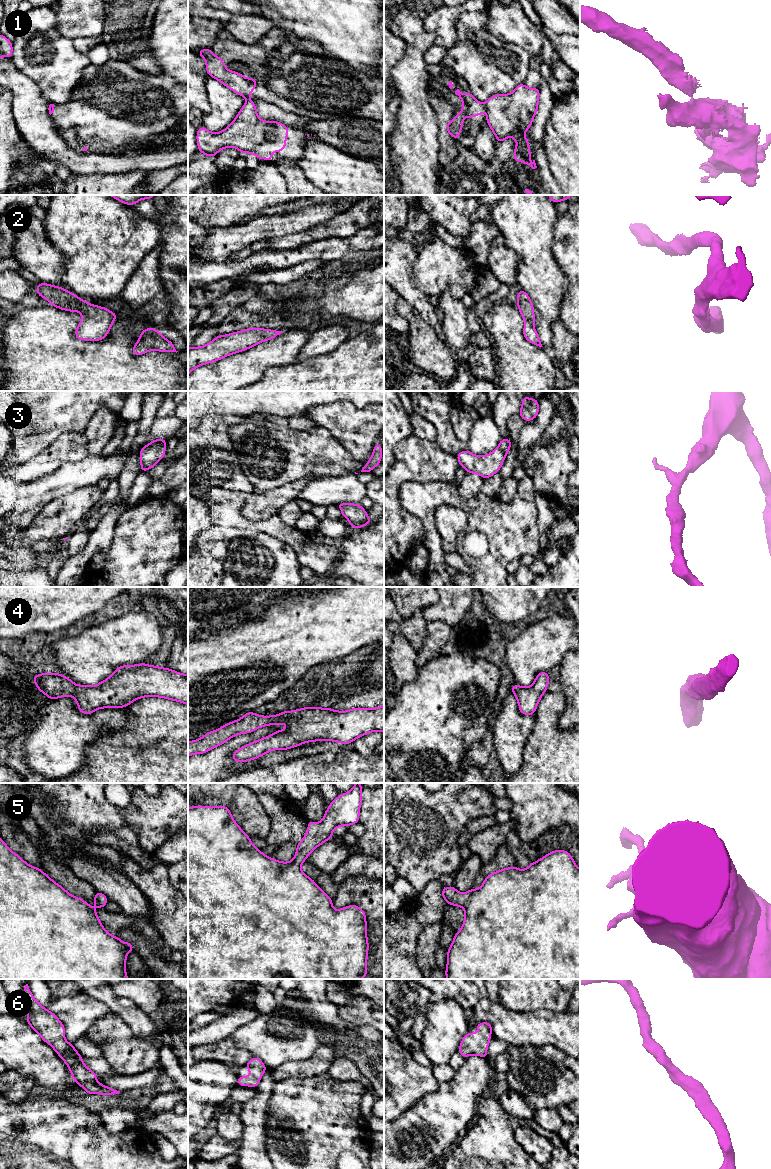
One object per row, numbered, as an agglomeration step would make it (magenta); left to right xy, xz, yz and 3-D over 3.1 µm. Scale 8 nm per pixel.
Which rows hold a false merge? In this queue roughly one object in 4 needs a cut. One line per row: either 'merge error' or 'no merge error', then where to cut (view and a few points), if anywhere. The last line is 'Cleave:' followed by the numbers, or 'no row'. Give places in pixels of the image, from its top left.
1: merge error; cut in yz along (484, 104), (487, 110)
2: no merge error; no cut
3: no merge error; no cut
4: no merge error; no cut
5: no merge error; no cut
6: no merge error; no cut
Cleave: 1

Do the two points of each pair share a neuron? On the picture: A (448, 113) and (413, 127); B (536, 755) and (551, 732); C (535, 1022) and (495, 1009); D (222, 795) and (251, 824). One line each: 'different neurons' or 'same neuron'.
A: different neurons
B: same neuron
C: same neuron
D: same neuron

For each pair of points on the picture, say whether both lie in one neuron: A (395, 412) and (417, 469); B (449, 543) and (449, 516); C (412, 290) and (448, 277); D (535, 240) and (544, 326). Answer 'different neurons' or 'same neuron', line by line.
A: different neurons
B: same neuron
C: different neurons
D: same neuron

